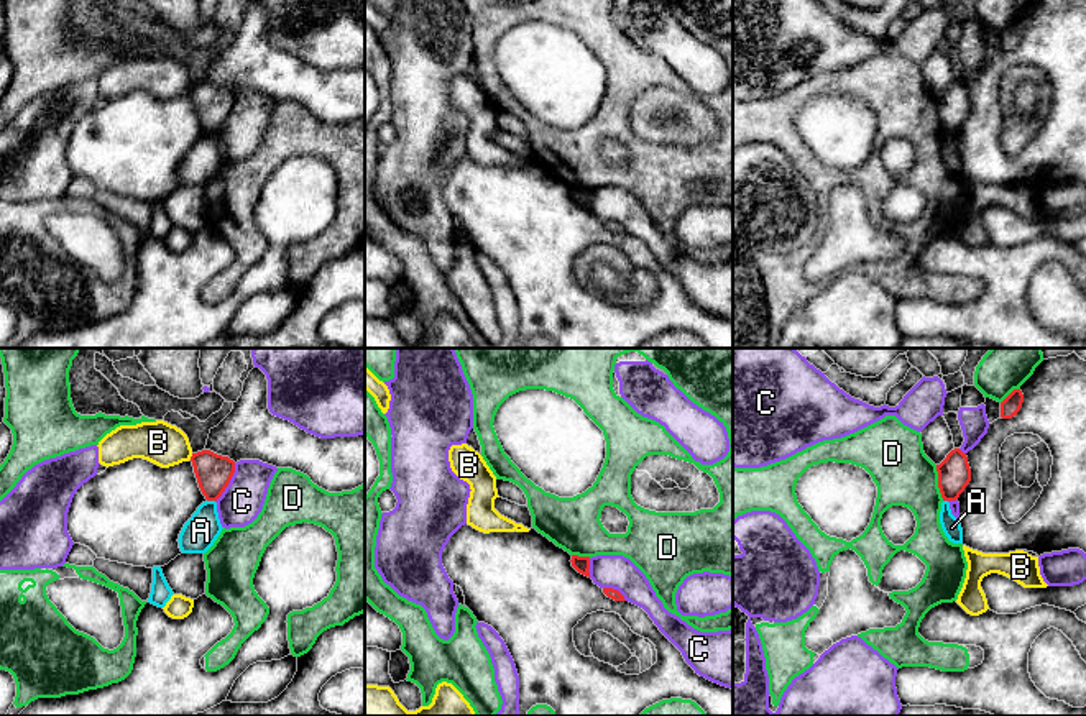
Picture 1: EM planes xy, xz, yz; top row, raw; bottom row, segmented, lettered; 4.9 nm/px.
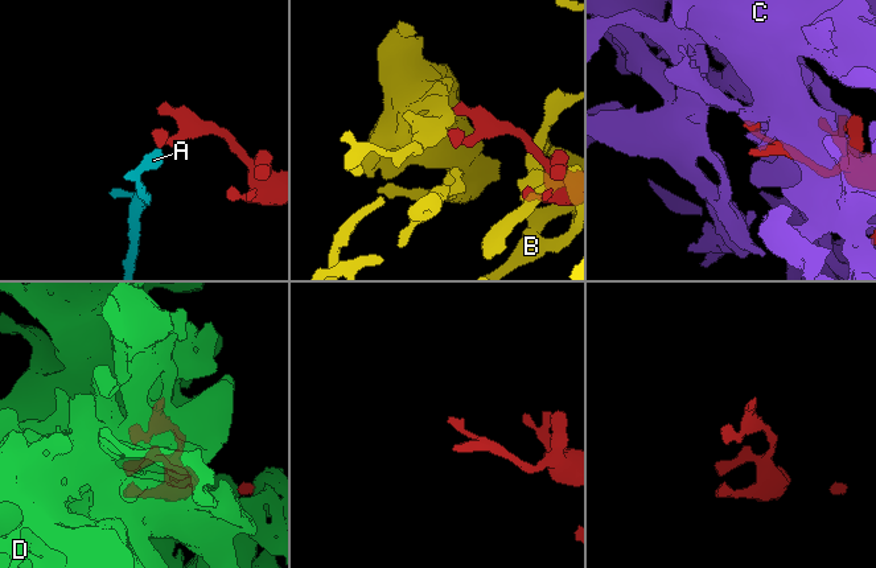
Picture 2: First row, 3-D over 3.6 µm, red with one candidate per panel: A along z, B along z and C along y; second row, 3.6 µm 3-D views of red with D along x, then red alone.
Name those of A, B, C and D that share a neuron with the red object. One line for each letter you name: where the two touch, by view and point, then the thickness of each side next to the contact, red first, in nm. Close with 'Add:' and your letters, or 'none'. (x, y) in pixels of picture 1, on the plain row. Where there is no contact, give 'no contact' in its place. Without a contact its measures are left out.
Add: none

